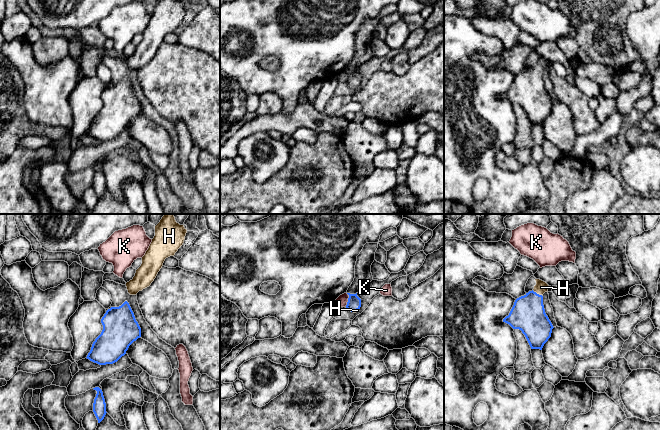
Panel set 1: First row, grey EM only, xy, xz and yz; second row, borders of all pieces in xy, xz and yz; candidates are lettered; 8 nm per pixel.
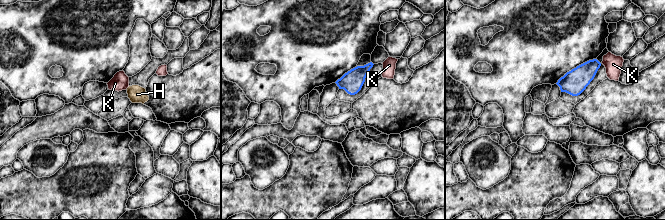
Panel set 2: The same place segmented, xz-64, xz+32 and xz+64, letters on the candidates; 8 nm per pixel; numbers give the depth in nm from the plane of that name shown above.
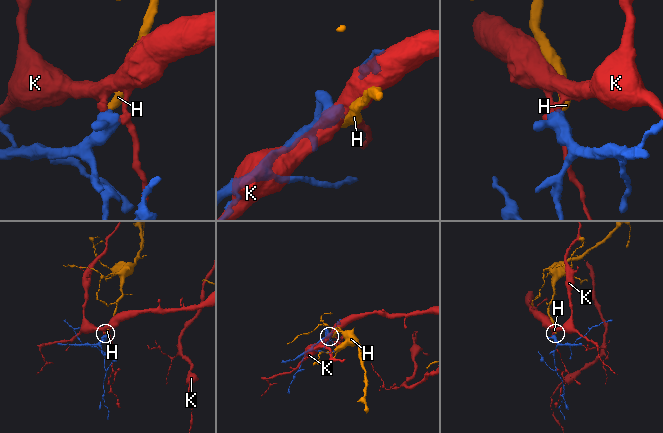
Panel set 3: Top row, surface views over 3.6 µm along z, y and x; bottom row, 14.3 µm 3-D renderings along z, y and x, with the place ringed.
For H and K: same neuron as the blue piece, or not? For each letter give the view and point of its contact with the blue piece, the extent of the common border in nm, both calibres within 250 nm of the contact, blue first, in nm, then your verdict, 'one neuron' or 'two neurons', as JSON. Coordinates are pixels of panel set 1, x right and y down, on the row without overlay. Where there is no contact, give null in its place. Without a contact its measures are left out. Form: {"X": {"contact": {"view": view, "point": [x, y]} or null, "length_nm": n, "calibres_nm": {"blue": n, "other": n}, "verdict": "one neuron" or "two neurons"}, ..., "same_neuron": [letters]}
{"H": {"contact": {"view": "yz", "point": [536, 69]}, "length_nm": 90, "calibres_nm": {"blue": 280, "other": 100}, "verdict": "one neuron"}, "K": {"contact": {"view": "xz", "point": [348, 76]}, "length_nm": 110, "calibres_nm": {"blue": 110, "other": 90}, "verdict": "two neurons"}, "same_neuron": ["H"]}

